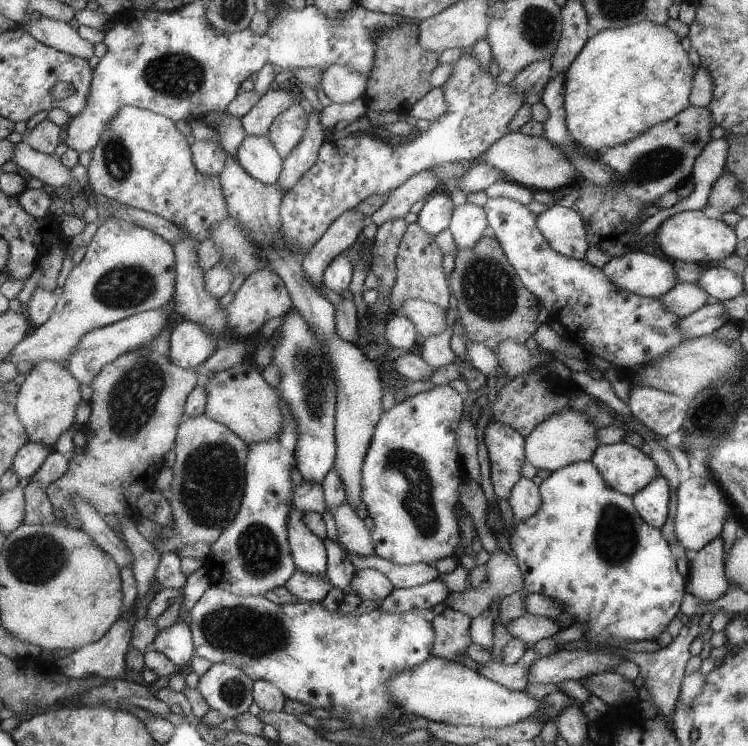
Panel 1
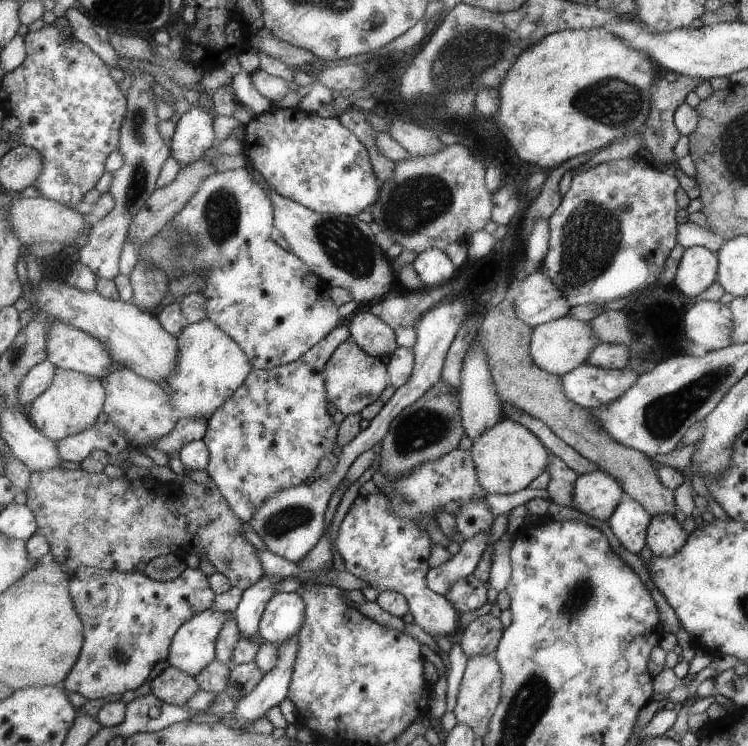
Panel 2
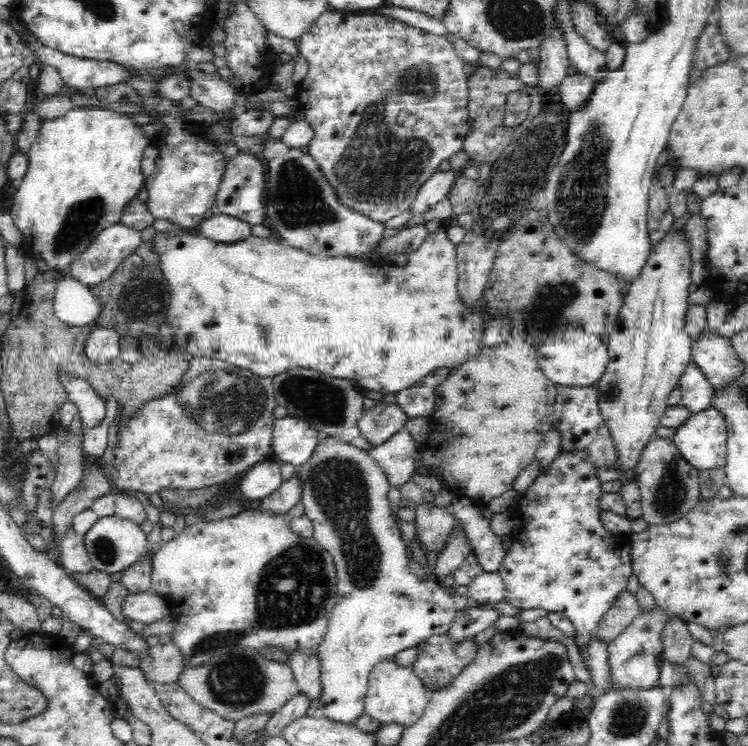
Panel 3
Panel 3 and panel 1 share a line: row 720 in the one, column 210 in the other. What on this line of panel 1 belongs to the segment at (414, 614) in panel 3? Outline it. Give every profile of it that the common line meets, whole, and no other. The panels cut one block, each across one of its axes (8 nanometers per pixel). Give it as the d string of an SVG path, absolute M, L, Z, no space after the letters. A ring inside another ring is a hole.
M174 321L174 325L171 327L170 358L178 367L193 370L217 349L219 342L221 342L221 337L213 337L206 329L191 321Z

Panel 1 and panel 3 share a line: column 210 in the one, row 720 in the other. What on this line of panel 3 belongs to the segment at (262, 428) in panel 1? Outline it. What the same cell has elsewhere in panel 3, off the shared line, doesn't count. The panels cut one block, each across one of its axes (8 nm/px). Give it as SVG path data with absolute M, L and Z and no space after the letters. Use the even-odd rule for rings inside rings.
M392 658L380 661L369 674L369 685L364 698L364 712L370 718L378 721L379 727L385 724L396 723L402 730L416 724L424 714L430 700L430 692L416 676L412 667L397 665Z

